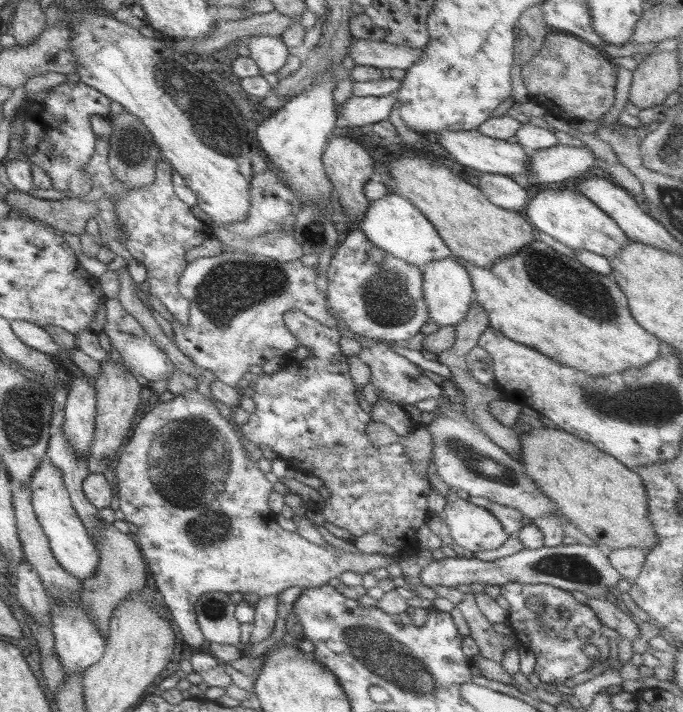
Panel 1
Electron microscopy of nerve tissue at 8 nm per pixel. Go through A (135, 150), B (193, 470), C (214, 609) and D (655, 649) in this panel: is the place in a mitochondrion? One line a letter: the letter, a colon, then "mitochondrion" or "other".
A: mitochondrion
B: mitochondrion
C: mitochondrion
D: other

